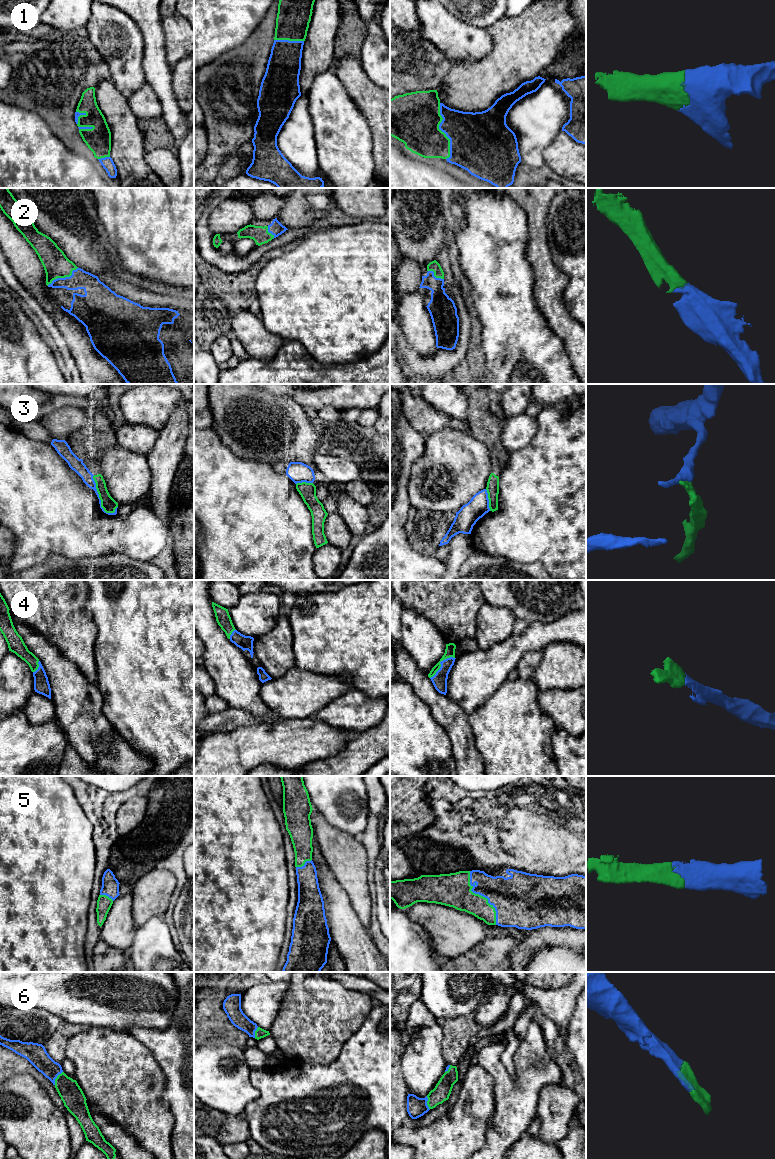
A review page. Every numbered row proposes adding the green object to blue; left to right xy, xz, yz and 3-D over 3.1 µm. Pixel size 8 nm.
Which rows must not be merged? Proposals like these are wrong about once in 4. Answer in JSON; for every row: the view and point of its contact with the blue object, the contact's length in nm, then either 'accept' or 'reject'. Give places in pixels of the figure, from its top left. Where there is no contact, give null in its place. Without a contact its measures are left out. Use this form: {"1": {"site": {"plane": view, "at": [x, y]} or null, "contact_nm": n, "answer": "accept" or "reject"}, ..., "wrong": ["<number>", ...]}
{"1": {"site": {"plane": "yz", "at": [442, 131]}, "contact_nm": 460, "answer": "accept"}, "2": {"site": {"plane": "xy", "at": [63, 278]}, "contact_nm": 280, "answer": "accept"}, "3": {"site": {"plane": "xy", "at": [98, 497]}, "contact_nm": 360, "answer": "reject"}, "4": {"site": {"plane": "yz", "at": [440, 663]}, "contact_nm": 260, "answer": "accept"}, "5": {"site": {"plane": "yz", "at": [482, 895]}, "contact_nm": 480, "answer": "accept"}, "6": {"site": {"plane": "xy", "at": [56, 1077]}, "contact_nm": 130, "answer": "accept"}, "wrong": ["3"]}

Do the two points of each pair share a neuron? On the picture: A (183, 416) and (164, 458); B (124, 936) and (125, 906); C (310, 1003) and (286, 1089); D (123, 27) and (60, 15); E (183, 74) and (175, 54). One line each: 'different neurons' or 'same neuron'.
A: same neuron
B: same neuron
C: different neurons
D: different neurons
E: different neurons

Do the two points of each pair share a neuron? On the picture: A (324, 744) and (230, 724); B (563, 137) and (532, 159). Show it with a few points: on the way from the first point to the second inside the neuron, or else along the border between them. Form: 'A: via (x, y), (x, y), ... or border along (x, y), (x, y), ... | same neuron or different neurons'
A: border along (264, 723), (242, 725), (228, 732), (218, 732) | different neurons
B: border along (559, 133), (544, 150), (544, 163) | different neurons

